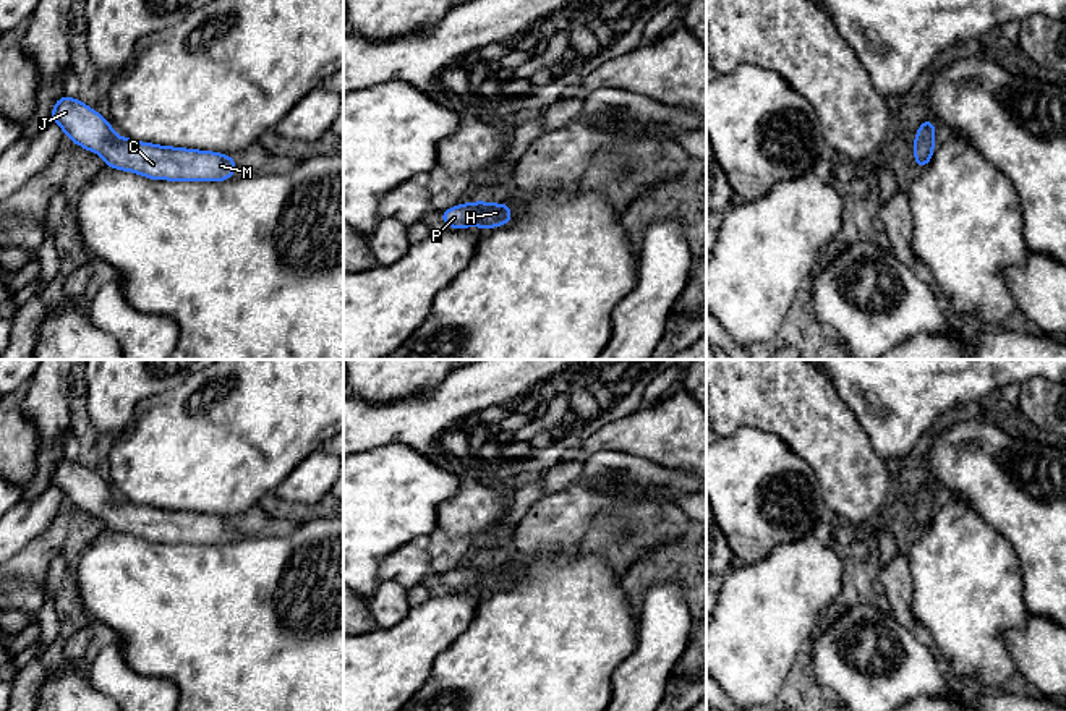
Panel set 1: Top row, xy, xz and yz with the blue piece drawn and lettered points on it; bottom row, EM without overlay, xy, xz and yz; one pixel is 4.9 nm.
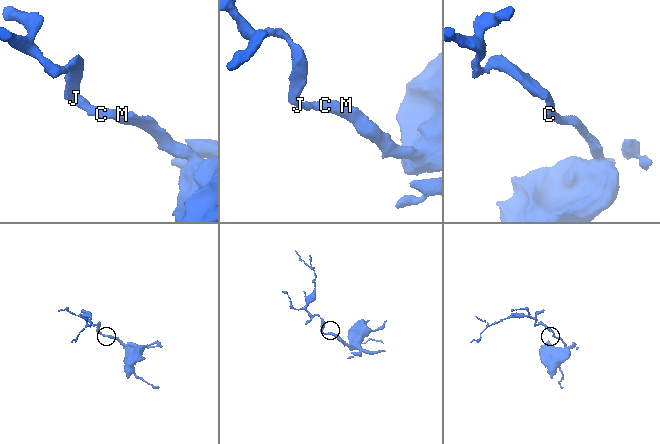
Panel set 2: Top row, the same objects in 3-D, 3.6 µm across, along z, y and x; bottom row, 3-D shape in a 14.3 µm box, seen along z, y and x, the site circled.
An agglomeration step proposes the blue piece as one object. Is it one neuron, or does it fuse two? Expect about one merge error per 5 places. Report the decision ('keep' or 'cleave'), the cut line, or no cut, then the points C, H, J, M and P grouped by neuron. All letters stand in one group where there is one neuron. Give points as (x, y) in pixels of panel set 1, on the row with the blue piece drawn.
keep; no cut; C H J M P

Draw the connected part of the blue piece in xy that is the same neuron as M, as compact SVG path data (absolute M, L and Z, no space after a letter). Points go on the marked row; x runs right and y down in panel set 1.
M65 94L55 102L50 115L73 143L100 154L110 168L152 180L224 181L233 178L238 167L227 154L117 138L110 121L79 99Z

